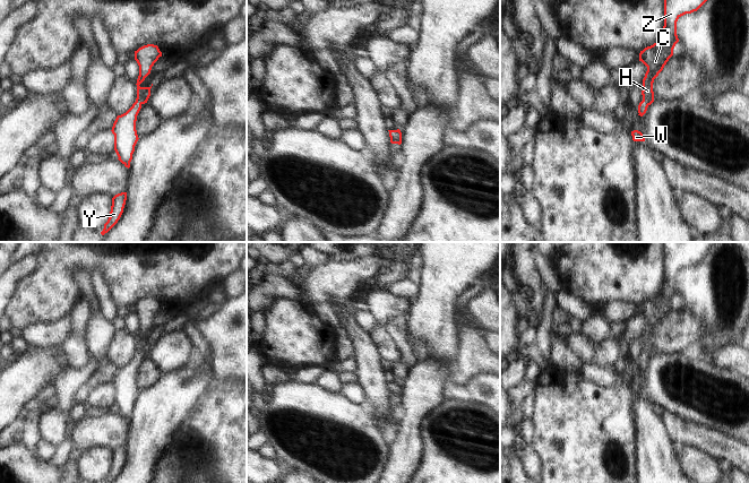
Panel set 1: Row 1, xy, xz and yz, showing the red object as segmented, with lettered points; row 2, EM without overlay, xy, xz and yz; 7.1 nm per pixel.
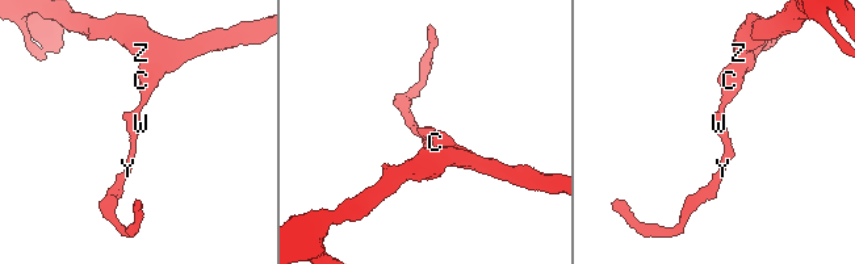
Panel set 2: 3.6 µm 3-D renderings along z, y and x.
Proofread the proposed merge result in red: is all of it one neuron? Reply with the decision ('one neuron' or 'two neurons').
one neuron

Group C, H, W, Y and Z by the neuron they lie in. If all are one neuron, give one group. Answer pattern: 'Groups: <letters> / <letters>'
Groups: C H W Y Z

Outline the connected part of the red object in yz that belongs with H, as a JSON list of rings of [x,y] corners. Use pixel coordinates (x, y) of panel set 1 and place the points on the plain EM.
[[[664,242],[664,279],[662,287],[656,296],[645,301],[639,307],[639,314],[647,320],[647,325],[643,333],[643,354],[638,359],[638,369],[643,370],[646,366],[647,361],[654,355],[654,333],[658,329],[669,312],[673,309],[673,302],[679,295],[677,288],[678,273],[686,267],[697,265],[708,253],[714,243],[715,242]]]

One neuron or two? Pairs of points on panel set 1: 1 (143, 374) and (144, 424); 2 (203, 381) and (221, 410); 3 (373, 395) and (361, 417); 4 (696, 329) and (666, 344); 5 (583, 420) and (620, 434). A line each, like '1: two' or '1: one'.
1: two
2: two
3: two
4: one
5: one

